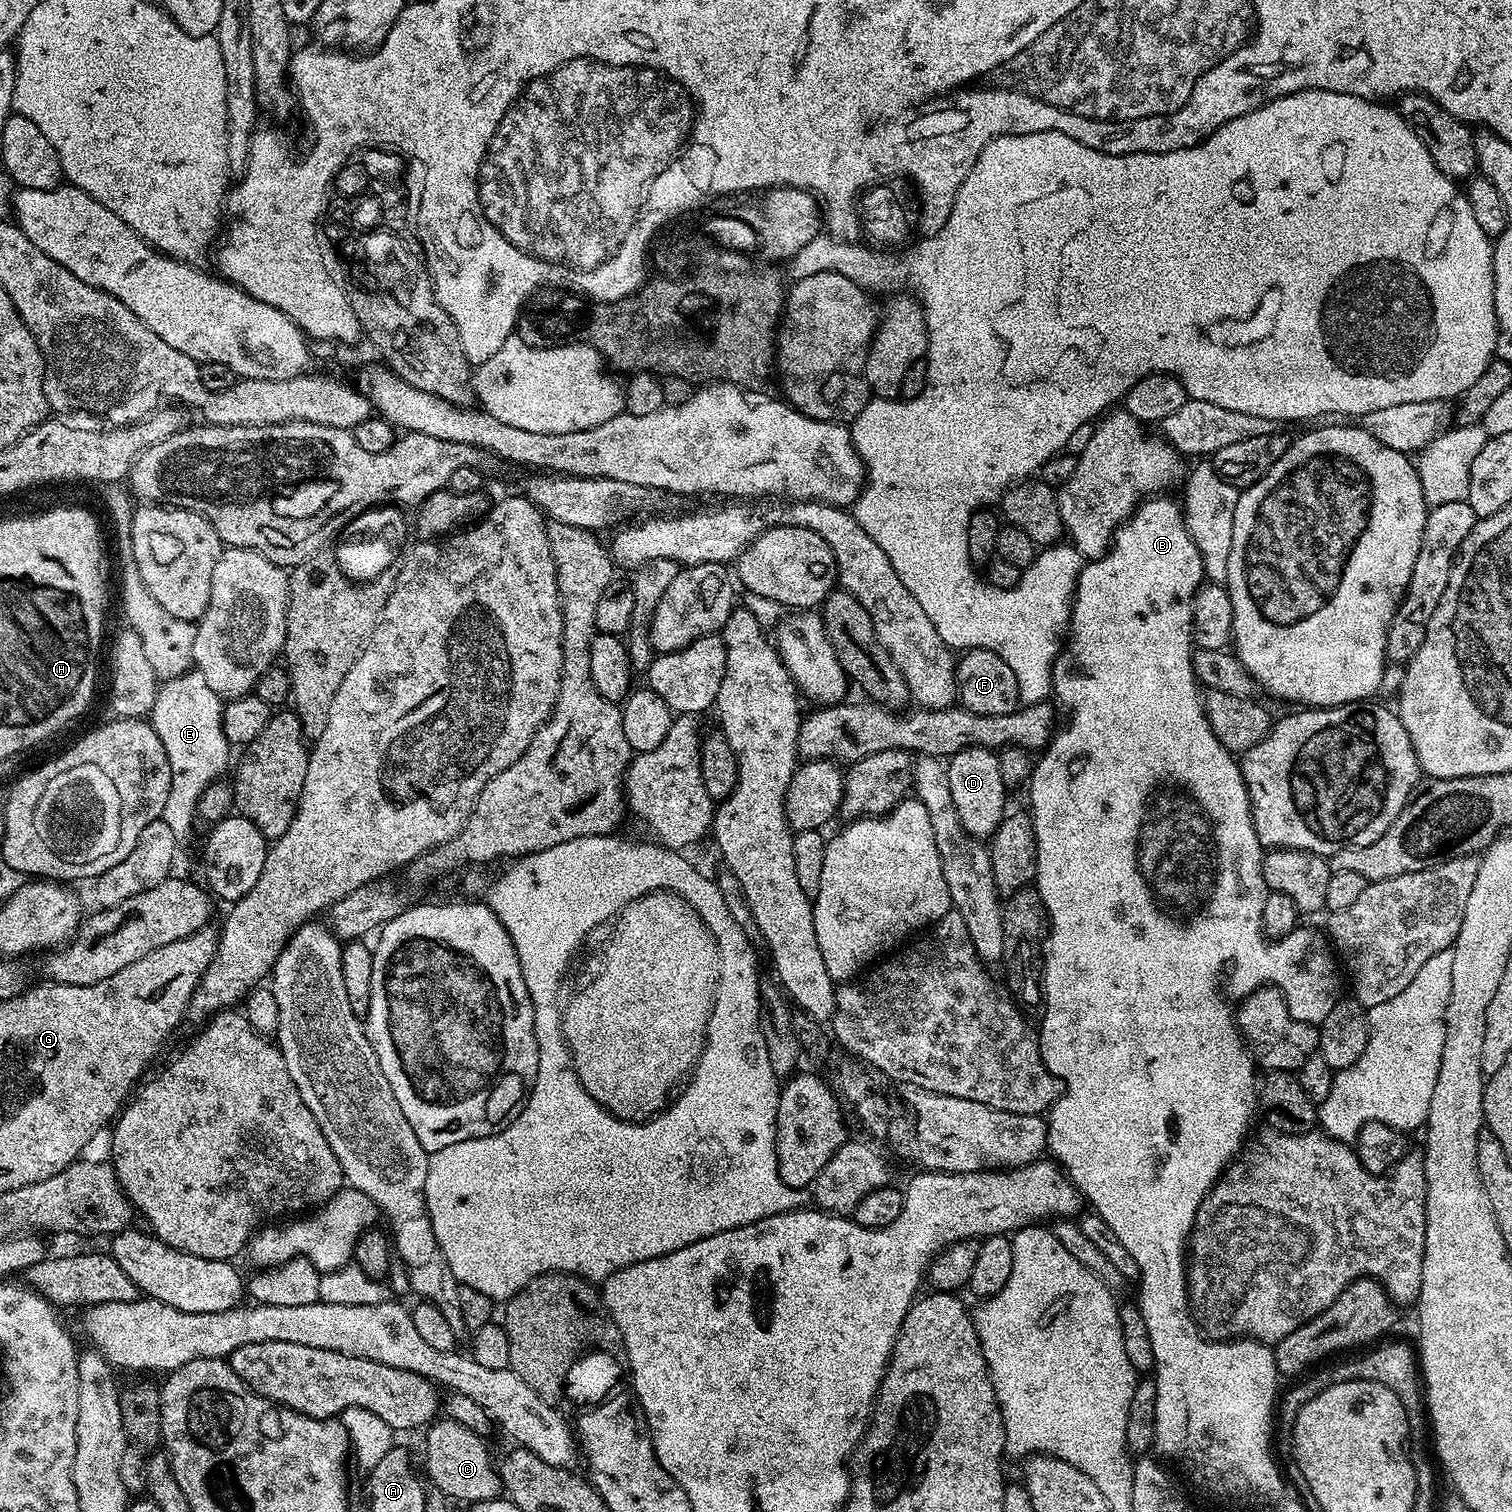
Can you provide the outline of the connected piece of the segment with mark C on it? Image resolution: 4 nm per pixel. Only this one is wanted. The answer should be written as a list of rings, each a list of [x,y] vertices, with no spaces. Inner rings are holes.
[[[447,1418],[437,1419],[427,1432],[424,1460],[432,1467],[432,1480],[436,1483],[433,1485],[438,1486],[439,1491],[453,1501],[465,1500],[465,1505],[468,1506],[501,1499],[500,1474],[494,1460],[492,1464],[492,1456],[484,1445],[485,1437],[474,1434],[474,1430],[466,1430],[466,1426]]]

